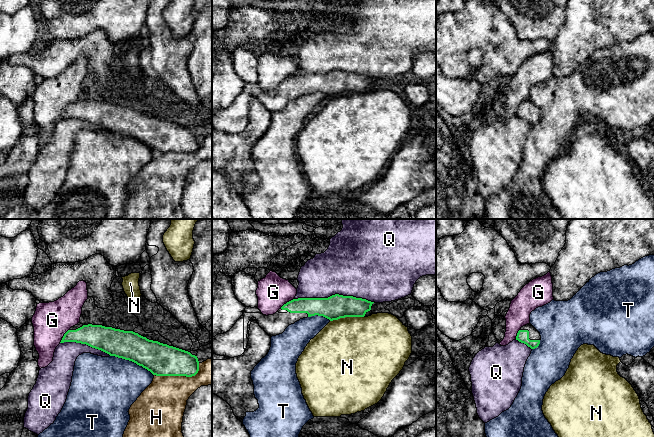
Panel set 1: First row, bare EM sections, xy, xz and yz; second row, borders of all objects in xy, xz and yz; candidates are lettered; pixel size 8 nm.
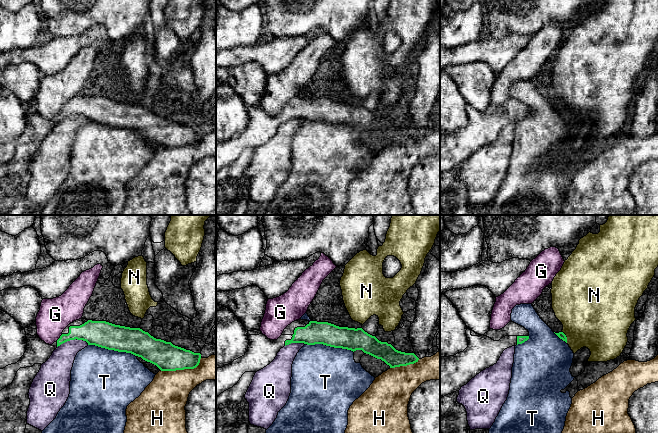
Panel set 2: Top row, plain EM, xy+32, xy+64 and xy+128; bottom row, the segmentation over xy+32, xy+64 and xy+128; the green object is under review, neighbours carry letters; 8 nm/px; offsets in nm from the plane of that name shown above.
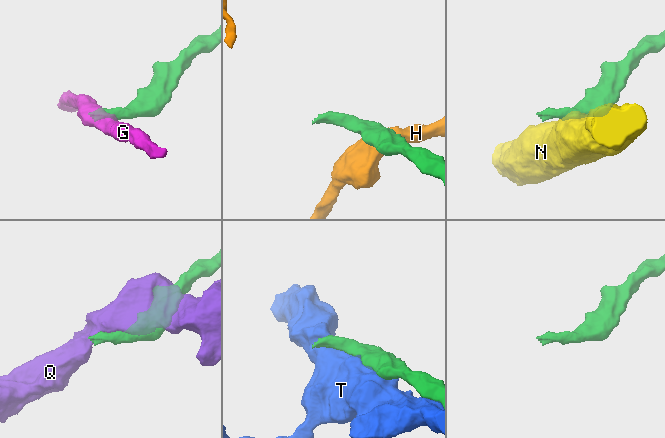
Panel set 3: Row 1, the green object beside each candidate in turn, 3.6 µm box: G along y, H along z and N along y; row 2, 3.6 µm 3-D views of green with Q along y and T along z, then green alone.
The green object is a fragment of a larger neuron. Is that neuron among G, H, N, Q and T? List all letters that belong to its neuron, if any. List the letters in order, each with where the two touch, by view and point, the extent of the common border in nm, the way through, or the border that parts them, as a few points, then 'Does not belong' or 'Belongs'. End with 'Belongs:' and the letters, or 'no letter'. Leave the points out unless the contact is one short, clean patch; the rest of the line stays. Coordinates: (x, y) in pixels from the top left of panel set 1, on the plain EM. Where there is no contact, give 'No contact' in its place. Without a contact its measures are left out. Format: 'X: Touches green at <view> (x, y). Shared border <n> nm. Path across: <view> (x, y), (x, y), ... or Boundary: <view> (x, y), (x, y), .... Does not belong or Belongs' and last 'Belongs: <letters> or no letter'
G: Touches green at xz (287, 78). Shared border 140 nm. Boundary: xz (293, 74), (280, 84). Does not belong
H: Touches green at xy (180, 151). Shared border 380 nm. Does not belong
N: Touches green at xz (347, 92). Shared border 280 nm. Boundary: xz (364, 91), (345, 92), (330, 97). Does not belong
Q: Touches green at xz (334, 71). Shared border 650 nm. Does not belong
T: Touches green at xy (132, 137). Shared border 380 nm. Does not belong
Belongs: no letter

